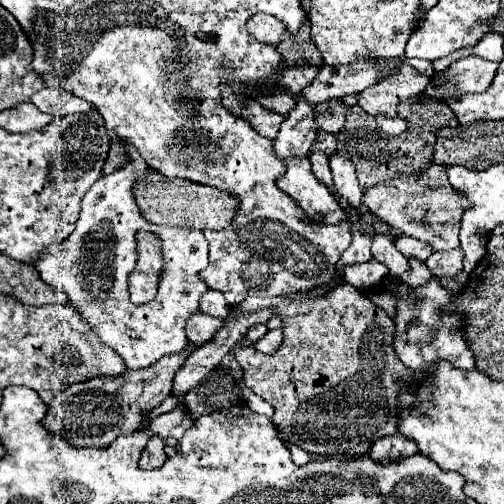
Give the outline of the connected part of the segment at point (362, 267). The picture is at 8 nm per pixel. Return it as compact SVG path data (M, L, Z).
M370 259L366 263L346 265L344 267L344 281L360 291L374 287L388 275L389 271L383 263Z

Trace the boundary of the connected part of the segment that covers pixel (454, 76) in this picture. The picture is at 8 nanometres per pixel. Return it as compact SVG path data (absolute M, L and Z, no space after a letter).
M476 55L462 57L454 61L446 71L434 73L434 81L440 81L444 87L446 99L460 99L468 93L484 93L488 85L492 85L492 77L496 77L498 63L486 61Z

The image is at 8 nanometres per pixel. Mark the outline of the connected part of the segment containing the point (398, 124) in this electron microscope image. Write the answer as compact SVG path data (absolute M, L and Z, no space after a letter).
M376 117L376 122L380 129L392 136L398 136L408 128L407 122L404 119L400 119L400 117L394 117L394 119Z

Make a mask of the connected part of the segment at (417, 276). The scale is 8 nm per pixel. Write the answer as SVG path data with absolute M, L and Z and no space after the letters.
M410 259L410 267L412 267L412 271L404 273L404 277L402 277L402 281L406 281L410 287L420 287L430 279L430 271L422 261Z

